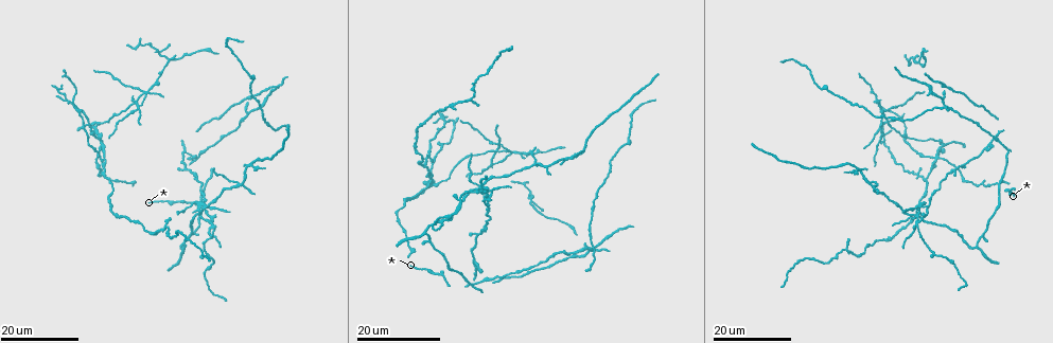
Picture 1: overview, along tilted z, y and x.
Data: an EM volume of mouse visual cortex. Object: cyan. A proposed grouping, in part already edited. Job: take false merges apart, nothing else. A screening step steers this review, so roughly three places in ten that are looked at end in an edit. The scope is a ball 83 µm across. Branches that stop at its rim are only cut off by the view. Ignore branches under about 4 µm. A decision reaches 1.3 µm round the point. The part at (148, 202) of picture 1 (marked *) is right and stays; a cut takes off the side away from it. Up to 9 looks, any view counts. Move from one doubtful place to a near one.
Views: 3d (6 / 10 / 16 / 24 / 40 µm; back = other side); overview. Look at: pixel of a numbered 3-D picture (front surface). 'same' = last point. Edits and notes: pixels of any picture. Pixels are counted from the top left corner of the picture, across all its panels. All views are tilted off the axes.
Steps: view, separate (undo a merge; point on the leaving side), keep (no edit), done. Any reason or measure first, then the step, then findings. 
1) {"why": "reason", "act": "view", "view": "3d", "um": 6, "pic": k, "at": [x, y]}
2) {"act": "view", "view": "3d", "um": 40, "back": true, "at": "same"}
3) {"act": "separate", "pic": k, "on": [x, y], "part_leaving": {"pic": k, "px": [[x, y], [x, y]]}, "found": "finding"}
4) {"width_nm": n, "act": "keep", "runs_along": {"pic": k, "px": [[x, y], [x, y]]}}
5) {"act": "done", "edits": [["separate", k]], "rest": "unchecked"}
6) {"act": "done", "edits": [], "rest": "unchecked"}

{"why": "thin neck", "act": "view", "view": "3d", "um": 24, "pic": 1, "at": [791, 269]}

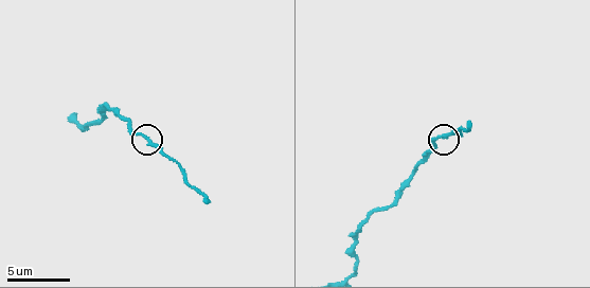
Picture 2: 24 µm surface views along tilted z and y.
{"why": "zoom in", "act": "view", "view": "3d", "um": 6, "pic": 2, "at": [140, 133]}

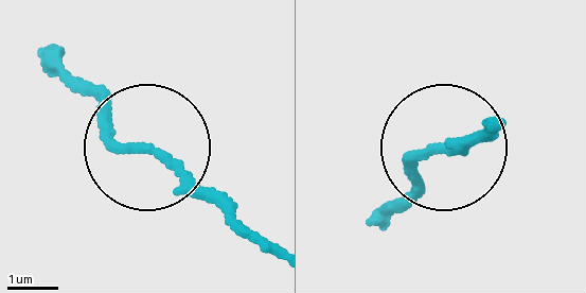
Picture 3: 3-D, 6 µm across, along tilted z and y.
{"width_nm": 160, "act": "separate", "pic": 3, "on": [217, 193], "part_leaving": {"pic": 3, "px": [[169, 155], [265, 241]]}, "found": "two neurons meet here"}

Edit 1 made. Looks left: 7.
{"why": "side arm on a straight run", "act": "view", "view": "3d", "um": 24, "pic": 1, "at": [102, 163]}

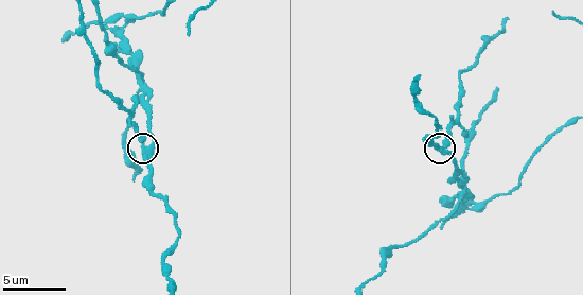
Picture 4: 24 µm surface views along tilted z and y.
{"act": "view", "view": "3d", "um": 10, "pic": 4, "at": [147, 152]}

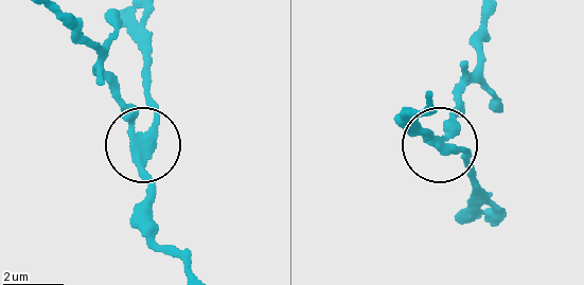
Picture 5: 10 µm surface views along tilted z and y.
{"arms": 3, "act": "separate", "pic": 5, "on": [112, 92], "part_leaving": {"pic": 5, "px": [[438, 140], [459, 82], [479, 61], [488, 19]]}, "found": "a second neuron is stuck on"}

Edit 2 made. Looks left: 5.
{"act": "view", "view": "overview"}

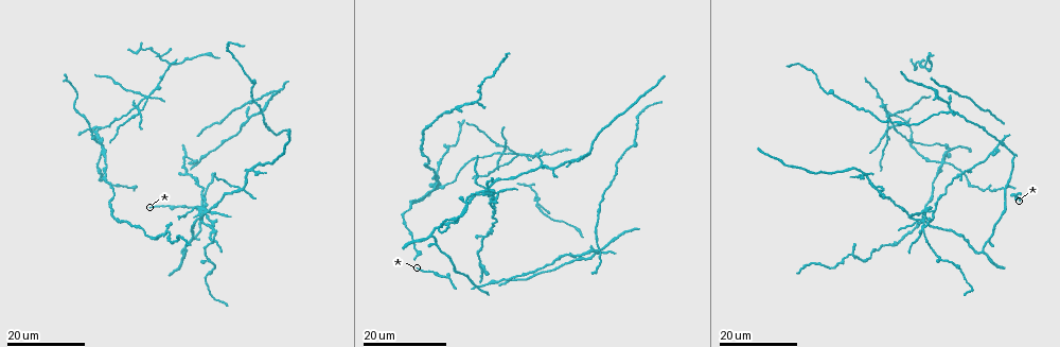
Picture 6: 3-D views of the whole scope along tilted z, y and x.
{"why": "four or more arms meet", "act": "view", "view": "3d", "um": 16, "pic": 6, "at": [943, 164]}

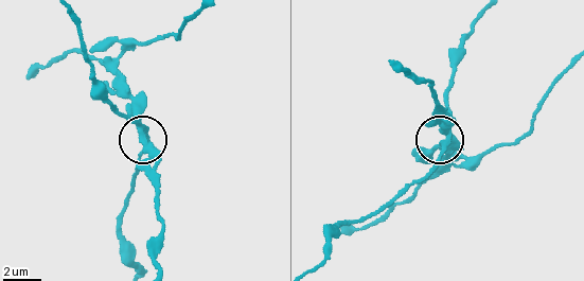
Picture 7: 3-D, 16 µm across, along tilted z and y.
{"act": "view", "view": "3d", "um": 6, "pic": 7, "at": [443, 131]}

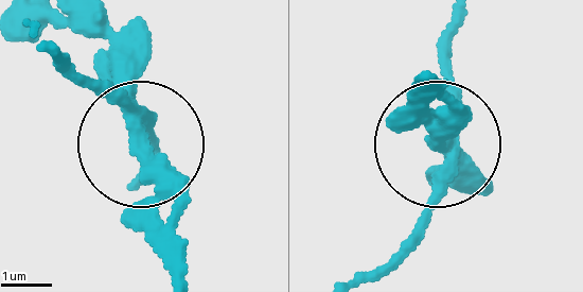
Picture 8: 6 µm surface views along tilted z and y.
{"width_nm": 260, "act": "keep", "runs_along": {"pic": 8, "px": [[356, 275], [413, 228], [438, 177], [405, 103]]}, "found": "one neuron here"}

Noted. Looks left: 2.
{"why": "calibre changes", "act": "view", "view": "3d", "um": 24, "pic": 6, "at": [516, 178]}

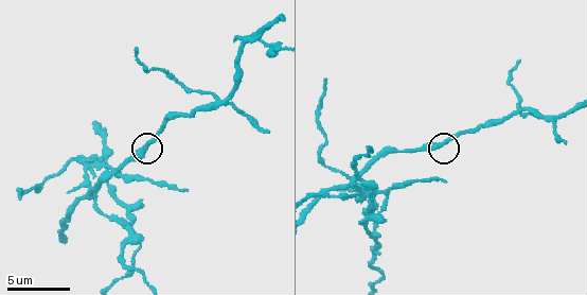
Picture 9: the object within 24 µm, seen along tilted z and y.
{"act": "view", "view": "3d", "um": 6, "pic": 9, "at": [445, 144]}

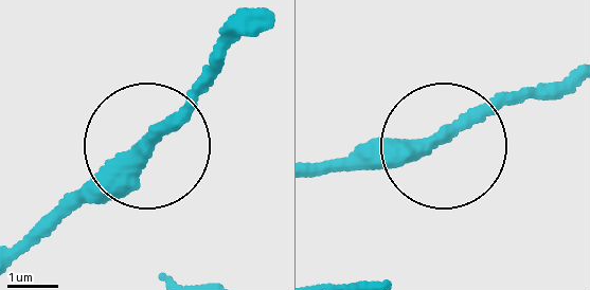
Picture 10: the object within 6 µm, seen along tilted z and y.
{"act": "keep", "runs_along": {"pic": 10, "px": [[315, 169], [411, 156], [541, 91]]}, "found": "continuous, no second neuron"}

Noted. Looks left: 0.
{"act": "done", "edits": [["separate", 3], ["separate", 5]], "rest": "unchecked"}

